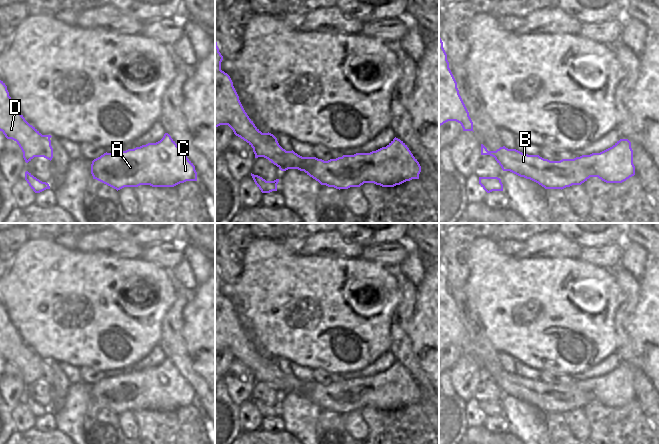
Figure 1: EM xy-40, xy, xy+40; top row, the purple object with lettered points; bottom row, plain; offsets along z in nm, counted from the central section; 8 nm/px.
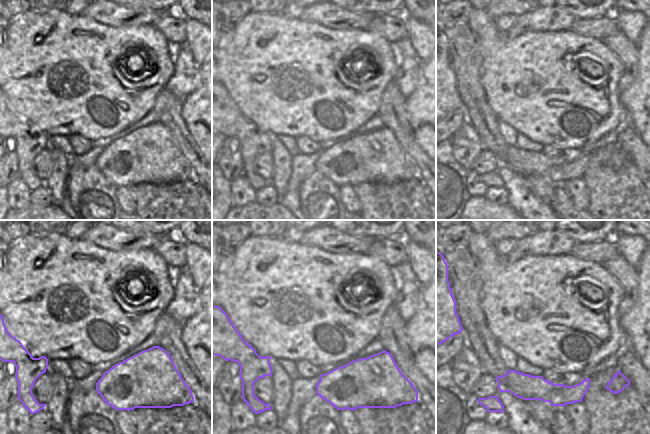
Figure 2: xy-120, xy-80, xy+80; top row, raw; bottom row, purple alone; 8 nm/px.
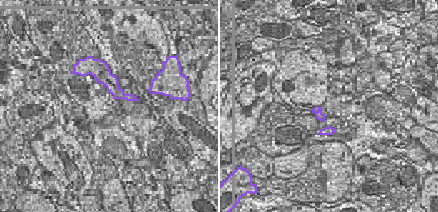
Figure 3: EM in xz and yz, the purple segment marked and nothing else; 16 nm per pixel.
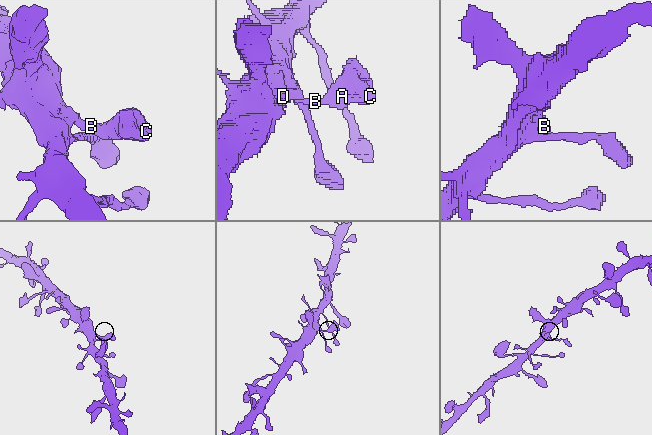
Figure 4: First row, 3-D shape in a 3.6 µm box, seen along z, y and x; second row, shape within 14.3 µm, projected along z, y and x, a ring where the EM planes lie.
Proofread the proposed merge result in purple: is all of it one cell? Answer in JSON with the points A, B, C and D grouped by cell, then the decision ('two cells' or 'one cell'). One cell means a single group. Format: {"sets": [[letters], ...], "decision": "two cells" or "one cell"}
{"sets": [["A", "B", "C", "D"]], "decision": "one cell"}

